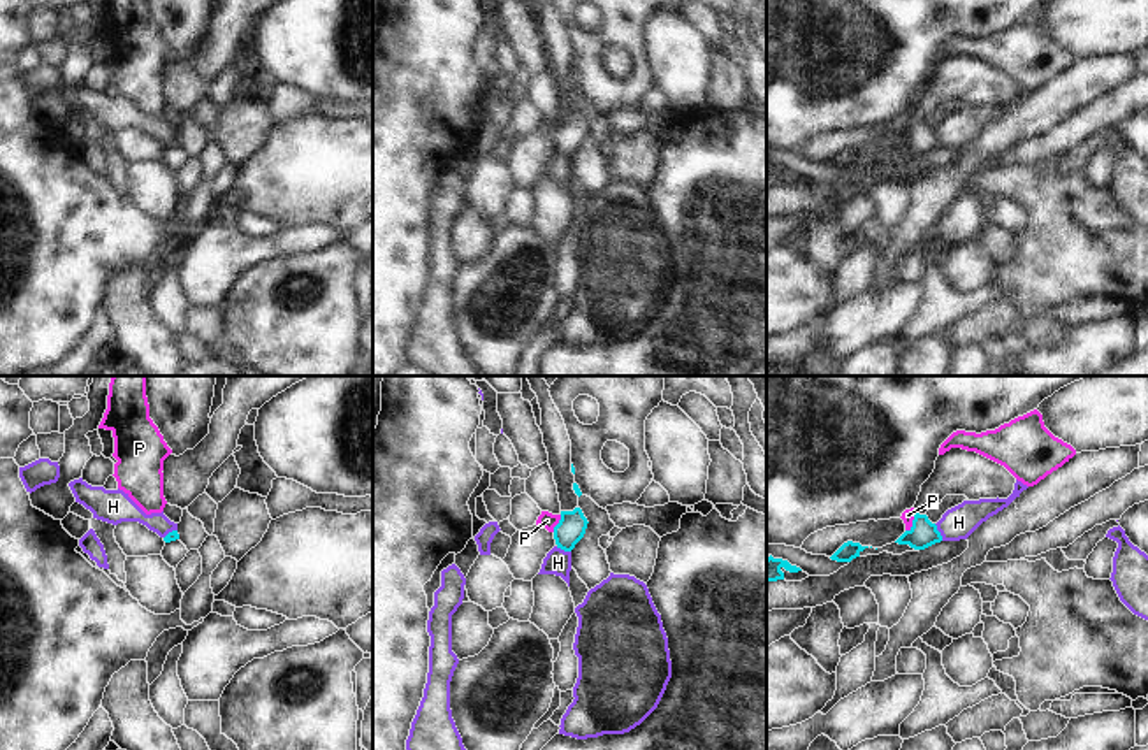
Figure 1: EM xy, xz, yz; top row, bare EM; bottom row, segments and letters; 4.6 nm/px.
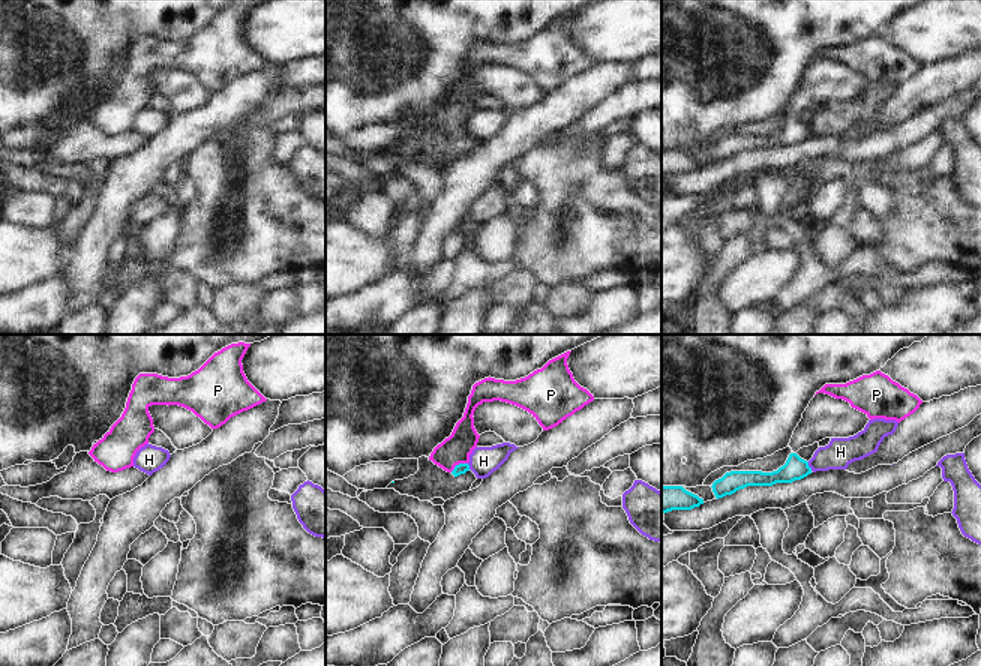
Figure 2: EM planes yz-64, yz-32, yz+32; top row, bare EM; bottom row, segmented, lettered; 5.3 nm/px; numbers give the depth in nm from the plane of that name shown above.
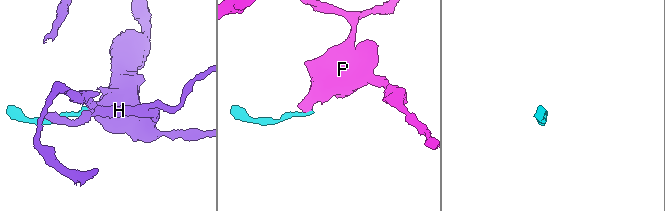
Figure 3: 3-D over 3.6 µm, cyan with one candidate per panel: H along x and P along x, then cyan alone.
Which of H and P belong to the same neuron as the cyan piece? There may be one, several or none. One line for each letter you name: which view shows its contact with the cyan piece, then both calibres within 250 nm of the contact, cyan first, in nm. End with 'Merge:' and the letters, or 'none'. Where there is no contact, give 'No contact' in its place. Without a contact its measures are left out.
Merge: none.

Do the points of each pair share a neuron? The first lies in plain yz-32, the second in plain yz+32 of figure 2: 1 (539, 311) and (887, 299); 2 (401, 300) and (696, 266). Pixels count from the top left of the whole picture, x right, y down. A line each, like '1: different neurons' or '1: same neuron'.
1: different neurons
2: different neurons

